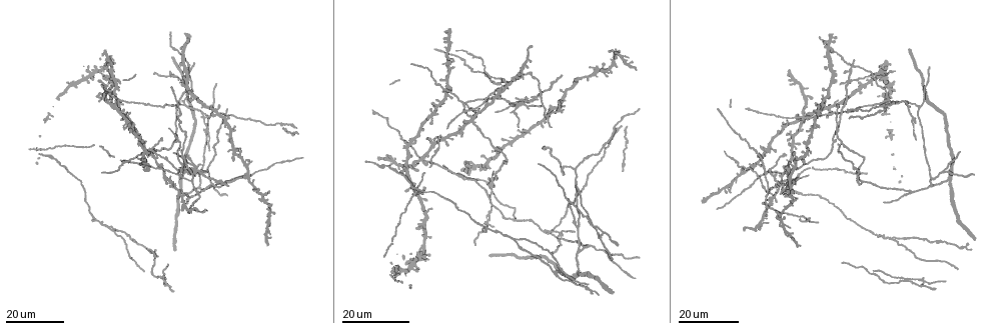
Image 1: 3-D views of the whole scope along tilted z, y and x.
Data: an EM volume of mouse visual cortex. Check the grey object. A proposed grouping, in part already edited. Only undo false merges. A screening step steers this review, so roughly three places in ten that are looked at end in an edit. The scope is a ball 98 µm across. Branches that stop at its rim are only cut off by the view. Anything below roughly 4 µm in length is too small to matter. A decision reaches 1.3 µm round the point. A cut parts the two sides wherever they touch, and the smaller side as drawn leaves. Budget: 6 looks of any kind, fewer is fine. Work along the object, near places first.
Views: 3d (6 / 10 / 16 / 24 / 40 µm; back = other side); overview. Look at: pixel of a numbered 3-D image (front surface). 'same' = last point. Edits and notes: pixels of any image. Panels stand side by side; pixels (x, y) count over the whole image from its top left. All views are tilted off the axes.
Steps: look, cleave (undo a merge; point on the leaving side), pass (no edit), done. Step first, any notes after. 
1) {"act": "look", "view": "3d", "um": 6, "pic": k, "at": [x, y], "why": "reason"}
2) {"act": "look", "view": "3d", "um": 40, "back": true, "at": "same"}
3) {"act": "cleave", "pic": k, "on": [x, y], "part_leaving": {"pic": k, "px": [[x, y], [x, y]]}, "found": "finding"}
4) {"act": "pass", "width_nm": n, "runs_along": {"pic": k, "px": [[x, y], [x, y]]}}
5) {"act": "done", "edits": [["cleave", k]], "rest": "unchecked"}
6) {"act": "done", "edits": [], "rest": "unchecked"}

{"act": "look", "view": "3d", "um": 24, "pic": 1, "at": [762, 161], "why": "thick turns thin"}

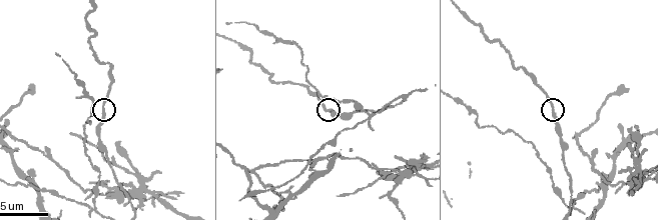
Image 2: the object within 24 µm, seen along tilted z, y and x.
{"act": "look", "view": "3d", "um": 10, "pic": 2, "at": [555, 115], "why": "closer look"}

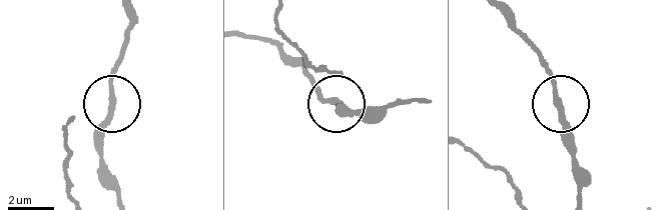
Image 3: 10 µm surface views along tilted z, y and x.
{"act": "pass", "runs_along": {"pic": 3, "px": [[579, 197], [569, 120], [541, 52]]}, "found": "continuous, no second neuron"}

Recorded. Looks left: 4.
{"act": "look", "view": "3d", "um": 24, "pic": 1, "at": [891, 238], "why": "two arms in line, one across"}

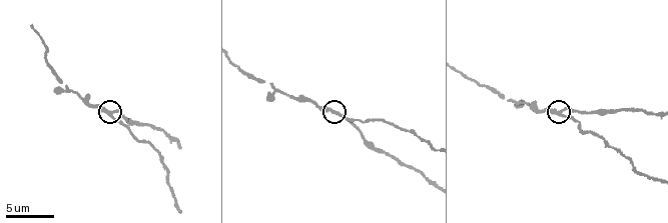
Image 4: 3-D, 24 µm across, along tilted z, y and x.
{"act": "look", "view": "3d", "um": 6, "pic": 4, "at": [111, 117]}

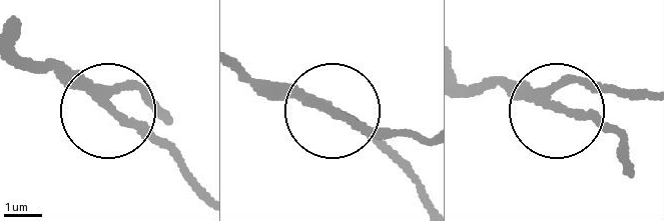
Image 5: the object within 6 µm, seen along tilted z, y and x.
{"act": "cleave", "pic": 5, "on": [126, 85], "side_arm_um": 57, "part_leaving": {"pic": 5, "px": [[86, 87], [136, 87], [163, 114]]}, "found": "two neurons meet here"}

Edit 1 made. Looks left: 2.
{"act": "look", "view": "3d", "um": 16, "pic": 1, "at": [580, 225], "why": "three-way junction"}

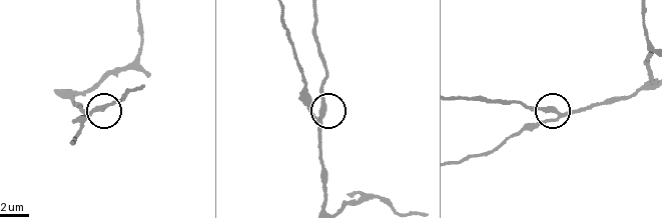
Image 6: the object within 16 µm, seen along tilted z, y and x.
{"act": "look", "view": "3d", "um": 6, "pic": 6, "at": [94, 112]}

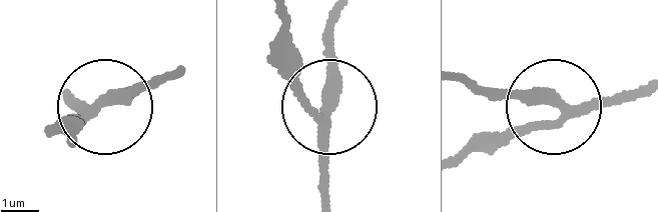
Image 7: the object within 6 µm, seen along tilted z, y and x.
{"act": "pass", "runs_along": {"pic": 7, "px": [[648, 83], [559, 107], [477, 148]]}, "found": "all the same neuron"}

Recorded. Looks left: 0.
{"act": "done", "edits": [["cleave", 5]], "rest": "unchecked"}

